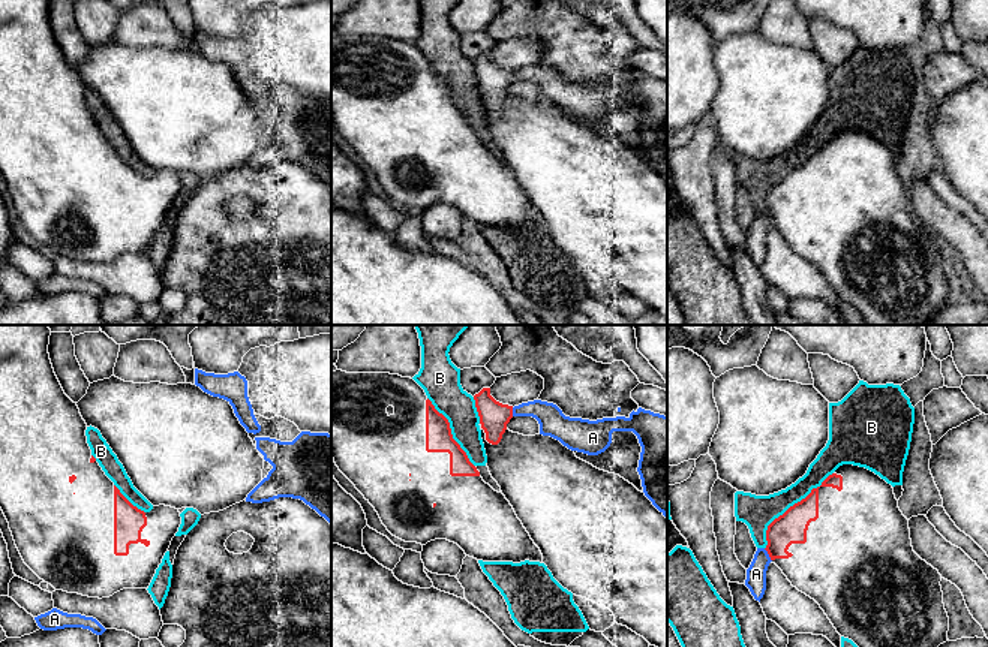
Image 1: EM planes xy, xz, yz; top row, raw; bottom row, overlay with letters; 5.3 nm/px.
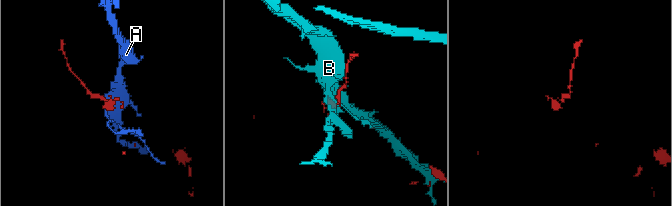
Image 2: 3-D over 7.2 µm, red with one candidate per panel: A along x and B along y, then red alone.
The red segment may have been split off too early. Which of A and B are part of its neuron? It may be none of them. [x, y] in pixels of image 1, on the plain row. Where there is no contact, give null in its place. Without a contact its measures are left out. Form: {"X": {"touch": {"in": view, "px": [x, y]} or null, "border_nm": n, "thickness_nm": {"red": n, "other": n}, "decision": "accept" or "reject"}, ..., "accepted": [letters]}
{"A": {"touch": {"in": "yz", "px": [768, 217]}, "border_nm": 80, "thickness_nm": {"red": 170, "other": 110}, "decision": "reject"}, "B": {"touch": {"in": "yz", "px": [790, 171]}, "border_nm": 550, "thickness_nm": {"red": 170, "other": 180}, "decision": "reject"}, "accepted": []}

